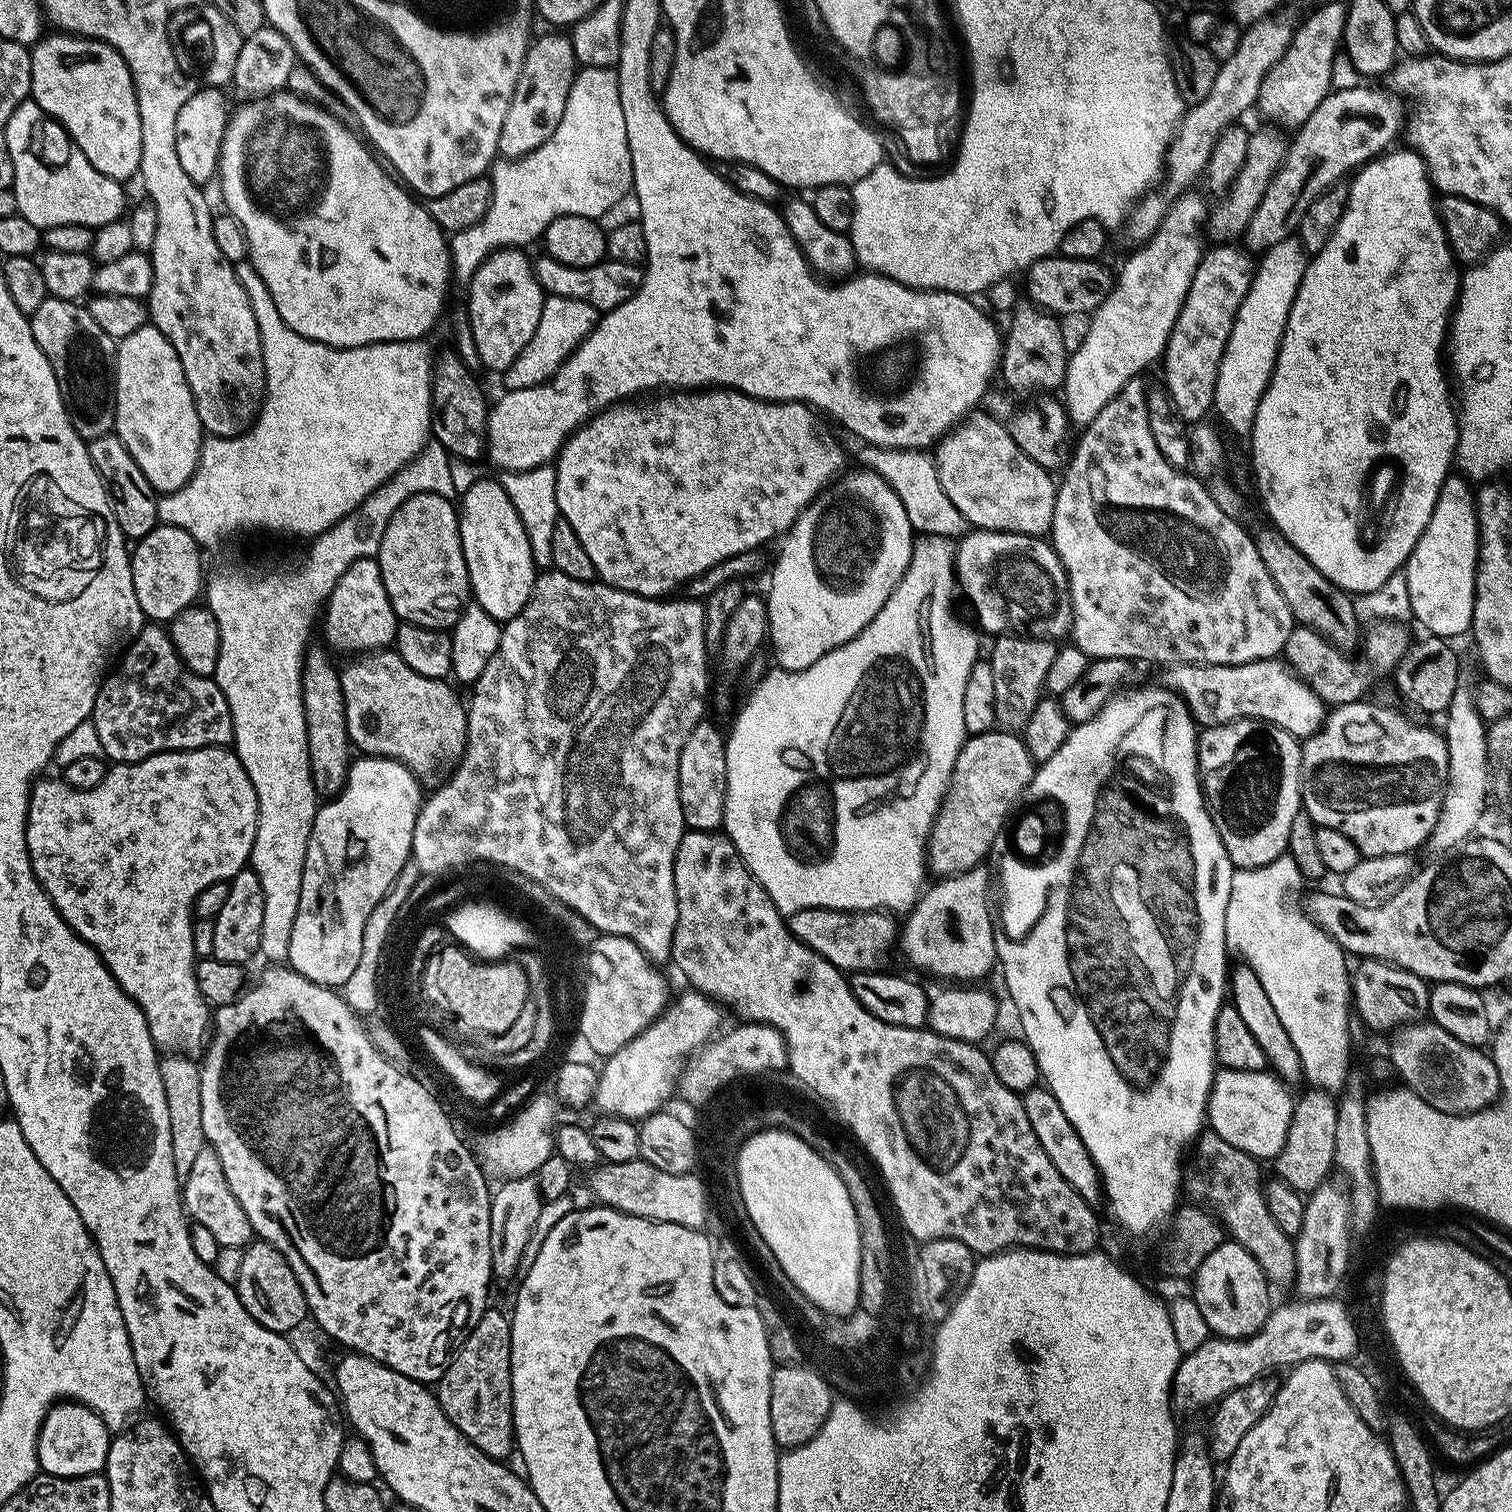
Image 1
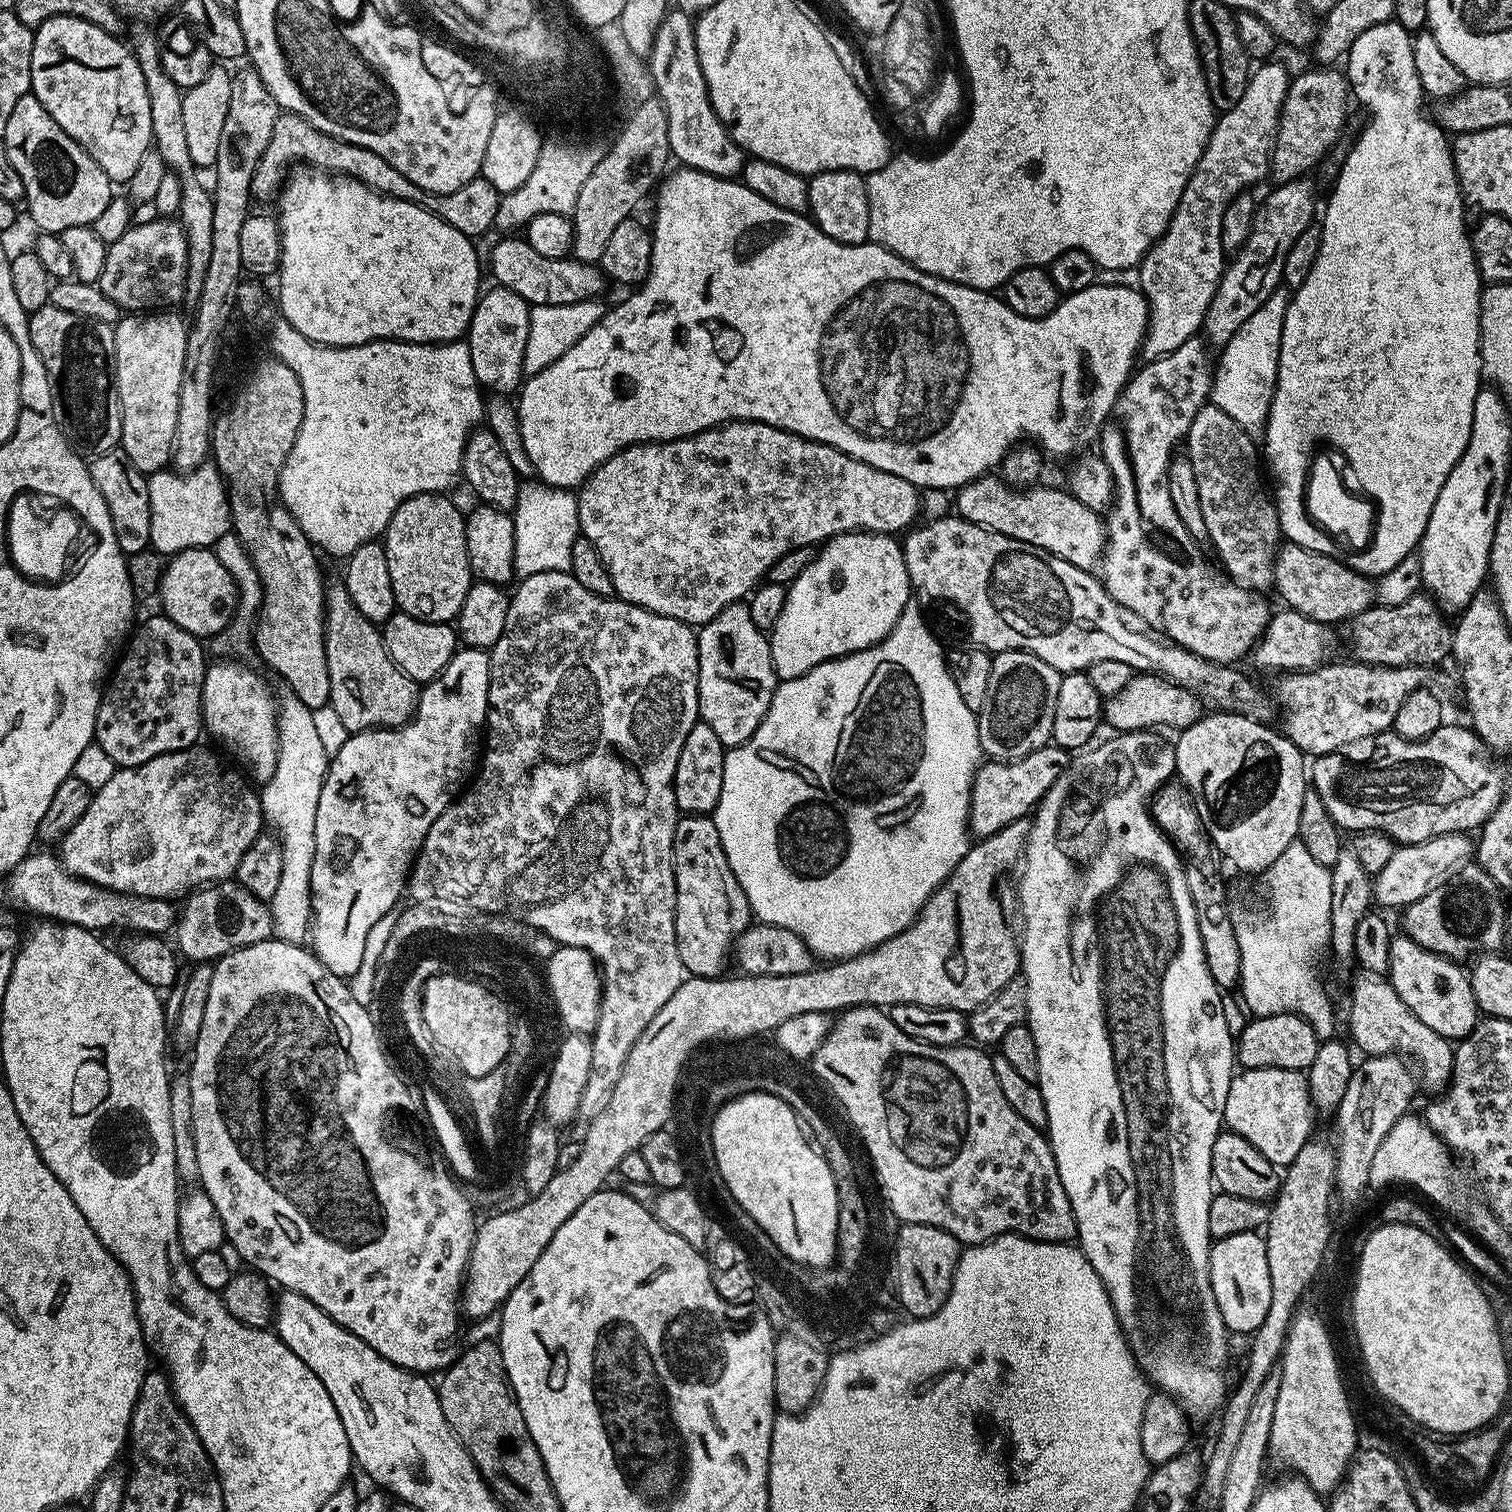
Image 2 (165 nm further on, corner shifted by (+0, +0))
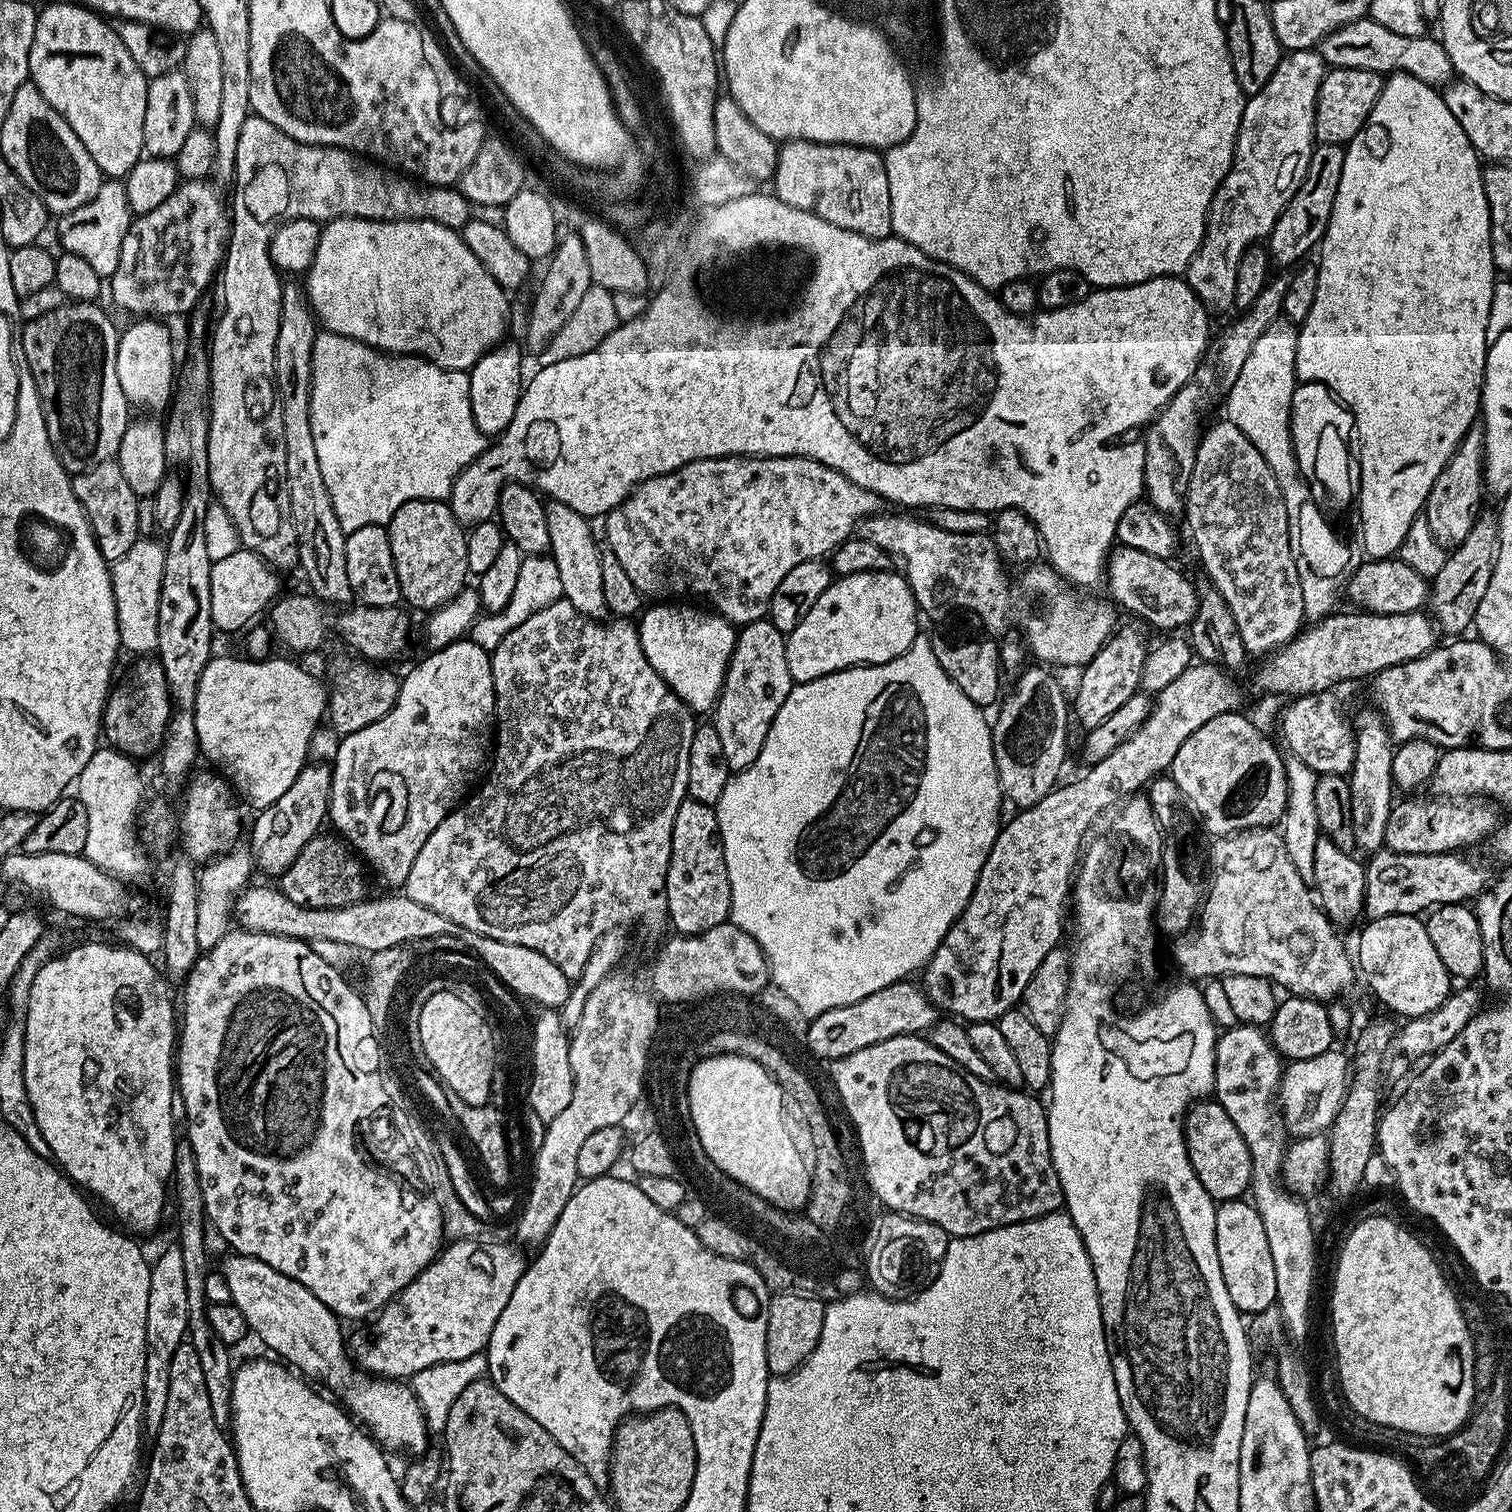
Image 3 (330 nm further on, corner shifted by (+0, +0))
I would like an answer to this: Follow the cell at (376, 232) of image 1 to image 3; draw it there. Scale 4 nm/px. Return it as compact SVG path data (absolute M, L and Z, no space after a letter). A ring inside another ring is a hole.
M338 216L329 219L321 227L318 238L318 250L314 254L311 266L306 273L306 299L312 309L312 315L327 331L368 344L382 352L402 356L422 356L443 368L468 372L482 358L505 339L504 331L508 328L508 296L509 293L494 277L470 254L470 246L460 237L455 228L447 228L438 222L429 220L363 220L357 216Z

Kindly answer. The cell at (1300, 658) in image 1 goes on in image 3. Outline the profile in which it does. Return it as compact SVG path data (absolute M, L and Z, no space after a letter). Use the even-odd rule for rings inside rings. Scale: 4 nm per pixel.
M1481 515L1475 526L1466 534L1464 541L1445 559L1442 570L1430 580L1430 612L1438 625L1439 631L1464 634L1473 627L1478 610L1478 602L1490 586L1490 574L1496 561L1496 543L1500 521L1495 515Z

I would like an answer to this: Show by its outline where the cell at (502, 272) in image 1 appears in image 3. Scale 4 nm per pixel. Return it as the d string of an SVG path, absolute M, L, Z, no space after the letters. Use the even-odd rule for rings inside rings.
M501 342L491 348L468 372L470 378L470 410L474 410L474 422L481 433L489 438L499 436L514 422L514 410L518 410L520 393L526 383L524 360L520 357L522 348L519 343Z

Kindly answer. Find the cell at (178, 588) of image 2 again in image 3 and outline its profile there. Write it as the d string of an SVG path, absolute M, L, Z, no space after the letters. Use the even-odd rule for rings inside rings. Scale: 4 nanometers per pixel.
M243 546L230 558L213 560L210 570L210 614L212 623L224 632L240 632L253 623L252 620L260 611L267 609L268 600L268 572L270 565L258 554Z

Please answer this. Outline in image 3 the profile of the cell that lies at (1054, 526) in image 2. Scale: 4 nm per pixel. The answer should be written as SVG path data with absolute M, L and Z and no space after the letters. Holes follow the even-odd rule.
M1113 547L1106 569L1106 585L1112 591L1111 599L1121 609L1124 607L1126 611L1141 616L1145 625L1172 628L1168 630L1180 630L1183 624L1184 627L1191 625L1196 619L1196 607L1200 601L1197 585L1192 585L1178 569L1171 568L1170 565L1168 560L1154 554L1142 554L1142 550Z

